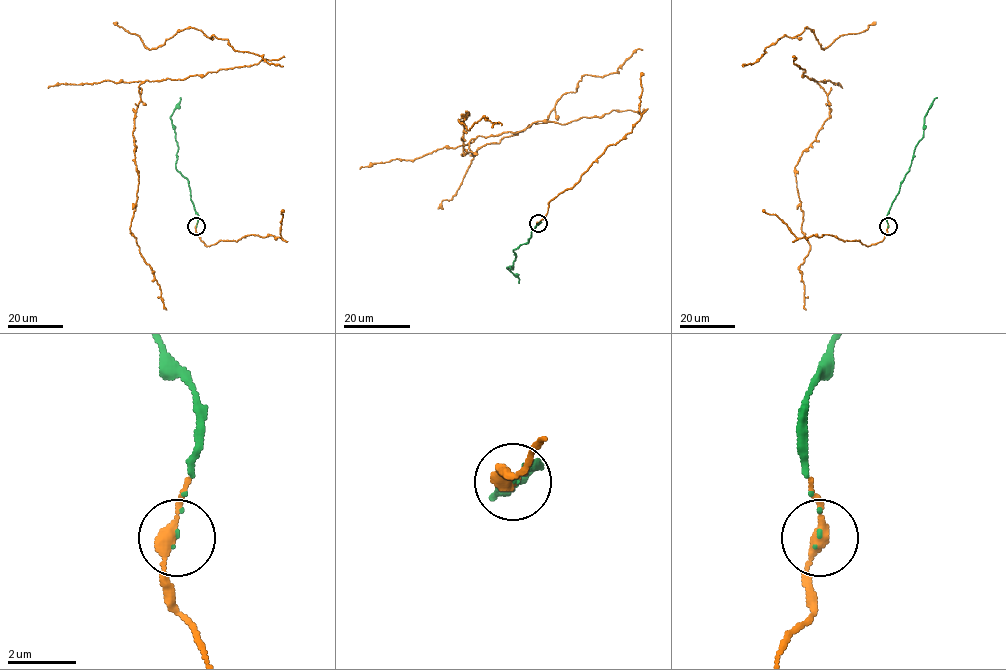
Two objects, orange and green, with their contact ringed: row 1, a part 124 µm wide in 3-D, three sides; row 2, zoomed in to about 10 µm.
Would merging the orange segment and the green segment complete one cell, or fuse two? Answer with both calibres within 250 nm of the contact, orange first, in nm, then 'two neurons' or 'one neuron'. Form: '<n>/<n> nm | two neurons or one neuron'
320/50 nm | one neuron

